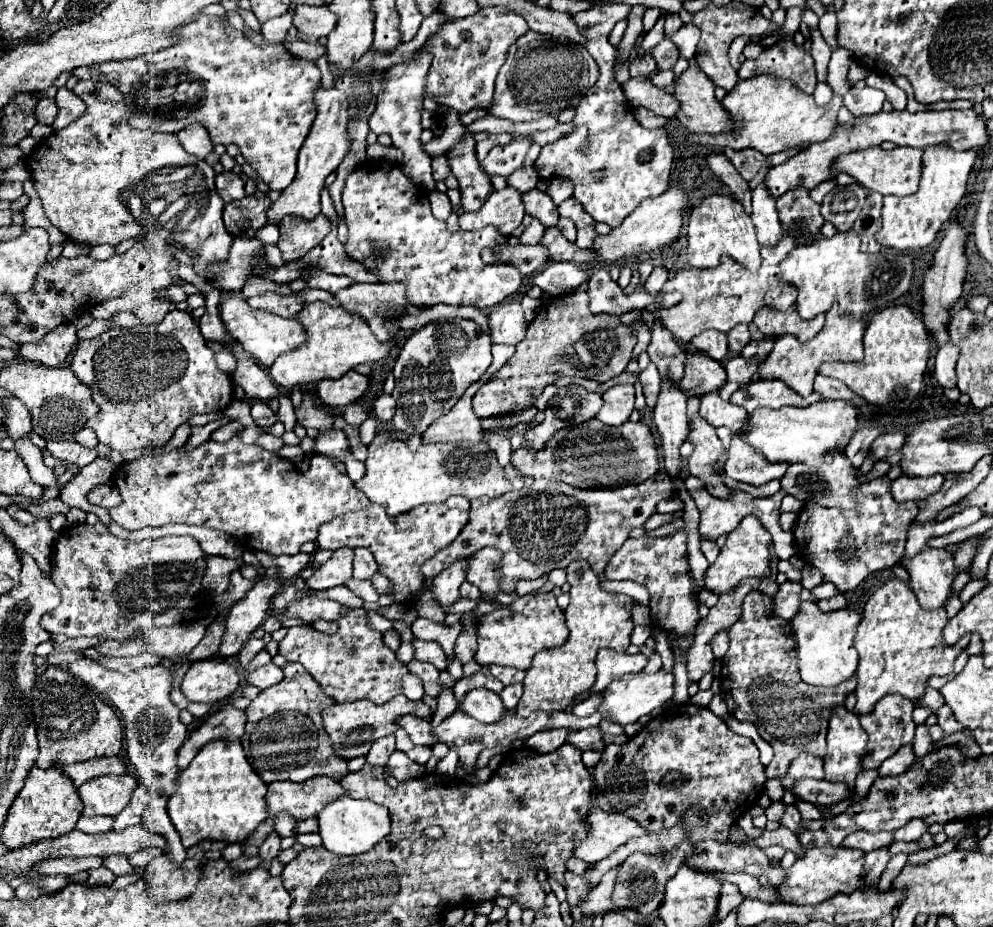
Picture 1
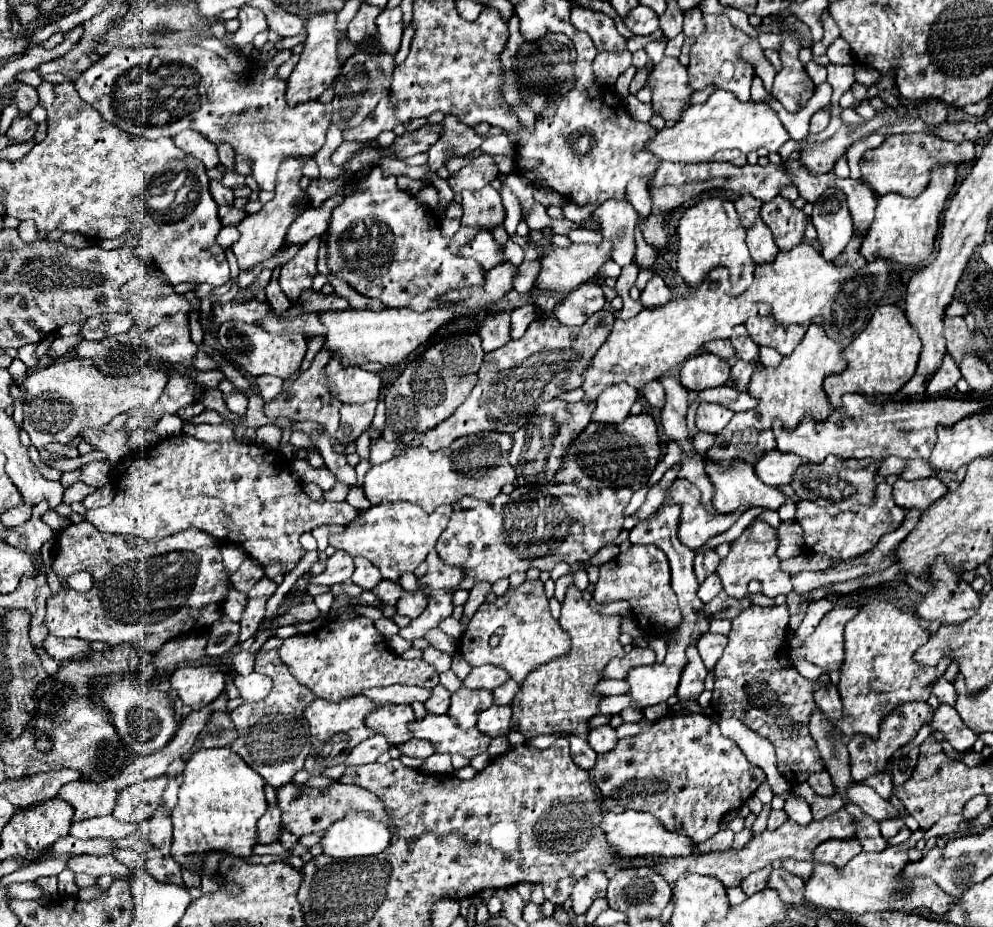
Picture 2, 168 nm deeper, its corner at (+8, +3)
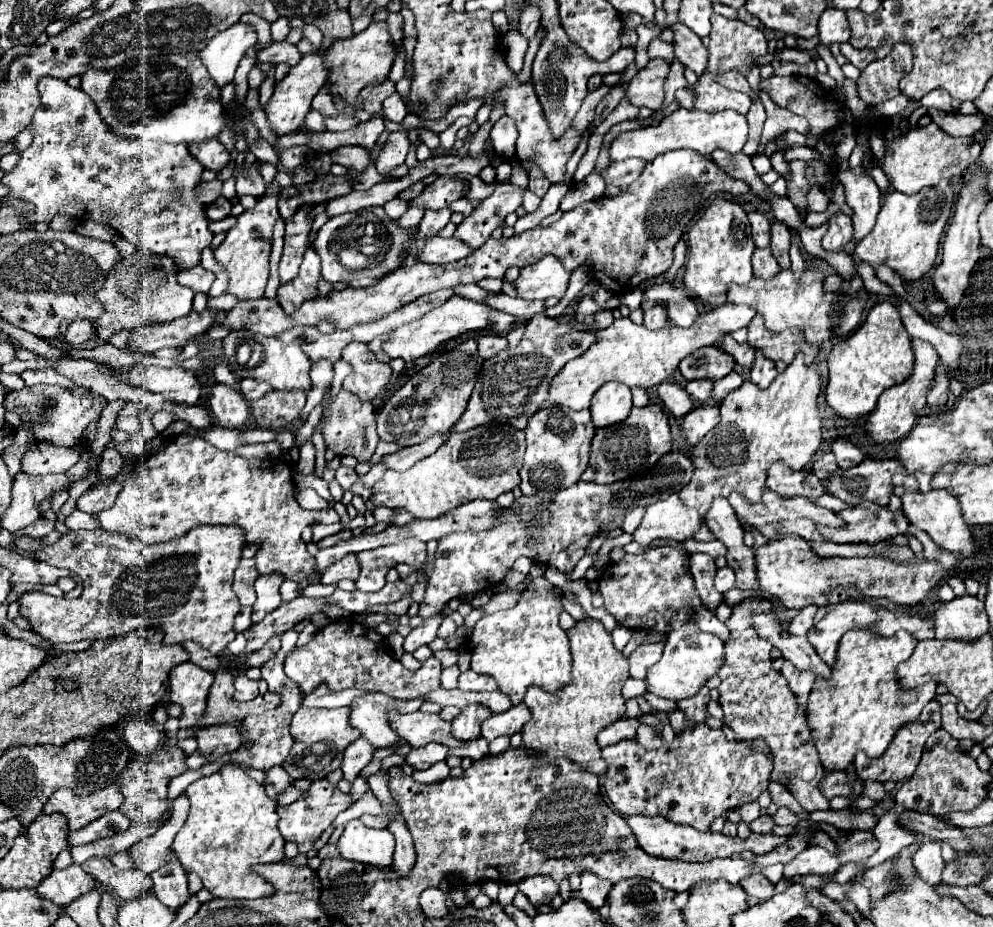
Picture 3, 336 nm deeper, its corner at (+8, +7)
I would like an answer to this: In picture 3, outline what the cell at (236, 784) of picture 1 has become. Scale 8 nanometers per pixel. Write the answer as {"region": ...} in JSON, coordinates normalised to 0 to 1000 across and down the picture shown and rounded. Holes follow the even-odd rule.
{"region":[[[229,823],[221,832],[206,836],[192,845],[186,853],[192,873],[190,881],[184,890],[184,894],[178,899],[174,907],[174,918],[178,920],[184,937],[190,942],[198,942],[200,948],[204,950],[204,957],[210,959],[217,968],[233,968],[233,970],[259,970],[259,968],[269,968],[275,963],[273,953],[265,950],[253,940],[253,933],[259,931],[277,931],[287,924],[285,920],[285,909],[287,905],[283,903],[279,894],[279,866],[267,858],[265,847],[261,847],[257,840],[251,838],[251,834],[239,825],[239,823]]]}

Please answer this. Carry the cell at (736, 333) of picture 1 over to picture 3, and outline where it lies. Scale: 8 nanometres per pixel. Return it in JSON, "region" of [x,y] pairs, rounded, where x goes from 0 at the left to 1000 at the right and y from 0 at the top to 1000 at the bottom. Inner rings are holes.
{"region":[[[760,376],[760,389],[758,389],[758,396],[756,396],[754,407],[756,407],[756,411],[762,413],[766,420],[774,417],[774,413],[782,407],[780,392],[774,389],[764,376]]]}

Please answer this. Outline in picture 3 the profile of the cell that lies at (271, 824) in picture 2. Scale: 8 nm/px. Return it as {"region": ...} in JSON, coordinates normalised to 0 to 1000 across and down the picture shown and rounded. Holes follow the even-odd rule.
{"region":[[[275,827],[269,832],[269,847],[267,847],[267,853],[269,853],[269,860],[271,862],[277,862],[289,851],[295,847],[295,840],[287,834],[285,827]]]}

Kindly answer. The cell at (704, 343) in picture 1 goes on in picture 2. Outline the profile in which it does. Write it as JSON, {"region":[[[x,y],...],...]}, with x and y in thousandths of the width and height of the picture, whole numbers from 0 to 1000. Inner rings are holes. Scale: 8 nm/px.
{"region":[[[724,366],[724,368],[714,368],[714,372],[710,372],[710,379],[726,385],[726,387],[736,387],[740,385],[740,376],[736,372],[734,366]]]}

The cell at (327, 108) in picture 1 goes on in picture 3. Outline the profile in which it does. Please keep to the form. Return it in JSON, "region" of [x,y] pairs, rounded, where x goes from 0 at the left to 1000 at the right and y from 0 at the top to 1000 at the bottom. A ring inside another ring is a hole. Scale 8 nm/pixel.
{"region":[[[275,195],[267,210],[261,213],[259,221],[255,225],[249,225],[239,234],[239,243],[227,254],[227,260],[219,266],[217,279],[227,286],[231,294],[231,312],[229,316],[235,316],[239,323],[263,323],[267,314],[267,305],[271,299],[271,275],[273,275],[273,258],[275,258],[275,245],[281,236],[279,230],[279,217],[281,217],[281,197]]]}

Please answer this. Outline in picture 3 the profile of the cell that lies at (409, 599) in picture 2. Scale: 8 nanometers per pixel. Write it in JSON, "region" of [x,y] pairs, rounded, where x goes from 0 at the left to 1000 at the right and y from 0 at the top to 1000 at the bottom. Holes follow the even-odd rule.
{"region":[[[581,519],[573,528],[563,530],[553,543],[541,540],[541,536],[525,534],[515,547],[501,553],[501,566],[496,571],[472,571],[444,579],[438,597],[438,616],[428,635],[428,646],[422,653],[422,666],[432,666],[446,659],[456,644],[492,635],[496,629],[503,629],[517,612],[519,603],[527,599],[543,609],[553,607],[553,612],[561,612],[563,616],[575,616],[591,597],[591,588],[605,571],[601,556],[605,547],[615,543],[615,538],[617,534],[613,523]]]}

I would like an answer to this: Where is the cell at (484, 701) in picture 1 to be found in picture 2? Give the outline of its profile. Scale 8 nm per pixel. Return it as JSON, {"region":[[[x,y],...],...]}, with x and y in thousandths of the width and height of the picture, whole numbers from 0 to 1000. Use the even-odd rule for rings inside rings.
{"region":[[[494,761],[488,769],[484,769],[480,778],[480,786],[492,795],[505,795],[515,789],[515,761]]]}

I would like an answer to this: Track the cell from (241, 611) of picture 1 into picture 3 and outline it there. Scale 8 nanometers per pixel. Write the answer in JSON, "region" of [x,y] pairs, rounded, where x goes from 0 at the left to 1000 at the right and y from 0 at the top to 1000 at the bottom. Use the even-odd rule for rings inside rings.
{"region":[[[281,618],[261,620],[261,625],[257,627],[259,648],[255,653],[255,666],[253,666],[255,672],[263,670],[267,663],[271,663],[275,657],[283,653],[283,642],[281,642],[283,629],[285,629],[285,620]]]}

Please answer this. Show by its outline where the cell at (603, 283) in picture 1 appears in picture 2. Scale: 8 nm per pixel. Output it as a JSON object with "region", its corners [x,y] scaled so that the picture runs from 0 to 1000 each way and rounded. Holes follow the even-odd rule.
{"region":[[[593,303],[583,307],[579,314],[567,318],[565,327],[557,333],[557,338],[567,351],[587,351],[591,342],[605,335],[609,327],[611,323],[605,310]]]}

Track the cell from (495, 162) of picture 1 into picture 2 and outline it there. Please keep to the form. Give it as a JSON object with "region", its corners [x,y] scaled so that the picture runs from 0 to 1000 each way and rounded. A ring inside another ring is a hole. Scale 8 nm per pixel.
{"region":[[[484,167],[484,169],[478,169],[470,180],[456,187],[450,197],[456,204],[456,208],[460,210],[466,204],[480,206],[480,204],[492,200],[496,193],[501,193],[501,187],[503,184],[501,184],[501,178],[496,176],[496,169]]]}

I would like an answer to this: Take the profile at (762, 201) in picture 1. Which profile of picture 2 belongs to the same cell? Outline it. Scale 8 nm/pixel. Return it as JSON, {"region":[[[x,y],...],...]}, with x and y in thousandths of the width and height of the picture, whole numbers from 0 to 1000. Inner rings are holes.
{"region":[[[766,236],[760,238],[758,247],[752,247],[752,266],[756,271],[760,286],[778,284],[778,279],[784,273],[782,264],[778,260],[778,254],[774,251],[774,245]]]}

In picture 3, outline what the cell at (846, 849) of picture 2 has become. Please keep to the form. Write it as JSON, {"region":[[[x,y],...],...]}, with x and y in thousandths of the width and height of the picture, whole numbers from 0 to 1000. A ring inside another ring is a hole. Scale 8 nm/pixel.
{"region":[[[817,912],[811,918],[807,918],[797,931],[791,933],[789,946],[801,946],[801,944],[829,944],[835,946],[845,937],[843,922],[831,918],[829,914]]]}

